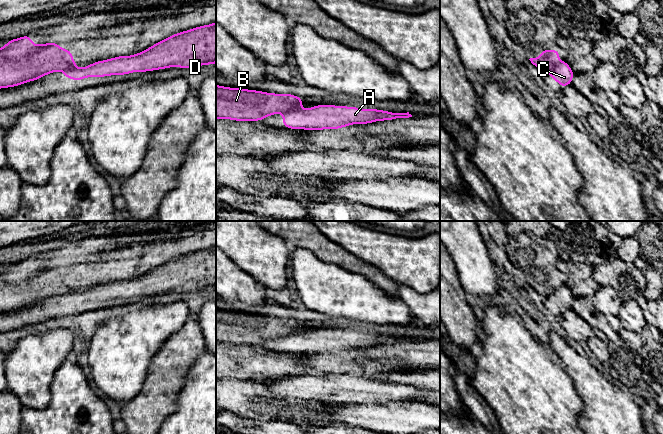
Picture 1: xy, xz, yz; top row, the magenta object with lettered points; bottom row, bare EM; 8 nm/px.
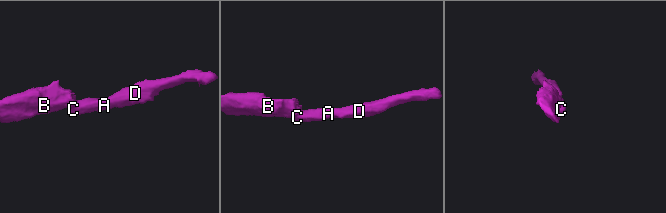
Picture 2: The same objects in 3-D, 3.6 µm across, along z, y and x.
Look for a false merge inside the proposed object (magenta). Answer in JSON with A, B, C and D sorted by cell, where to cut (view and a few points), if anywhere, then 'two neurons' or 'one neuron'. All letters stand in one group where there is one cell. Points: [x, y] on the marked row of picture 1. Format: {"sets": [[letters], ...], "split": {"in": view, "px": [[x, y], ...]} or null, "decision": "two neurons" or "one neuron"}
{"sets": [["A", "C", "D"], ["B"]], "split": {"in": "xz", "px": [[298, 107], [287, 112]]}, "decision": "two neurons"}

